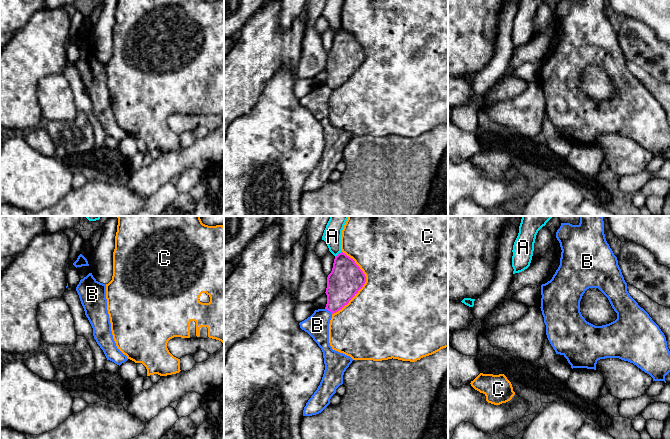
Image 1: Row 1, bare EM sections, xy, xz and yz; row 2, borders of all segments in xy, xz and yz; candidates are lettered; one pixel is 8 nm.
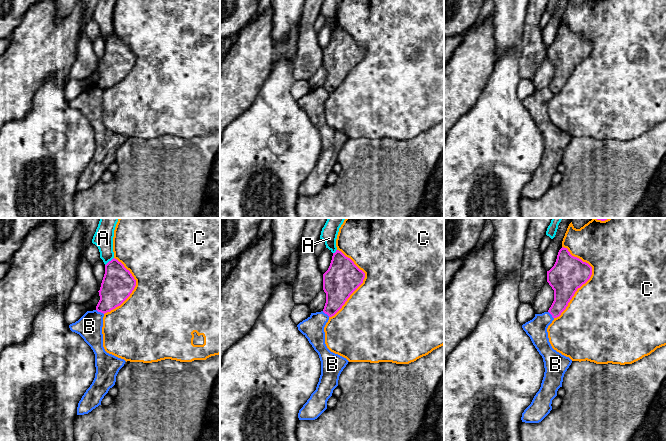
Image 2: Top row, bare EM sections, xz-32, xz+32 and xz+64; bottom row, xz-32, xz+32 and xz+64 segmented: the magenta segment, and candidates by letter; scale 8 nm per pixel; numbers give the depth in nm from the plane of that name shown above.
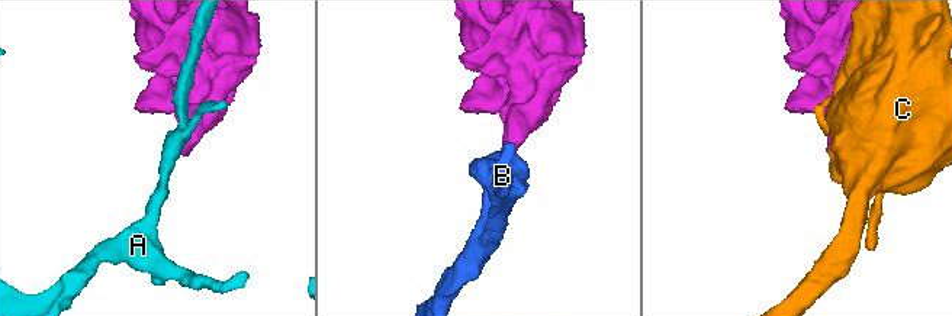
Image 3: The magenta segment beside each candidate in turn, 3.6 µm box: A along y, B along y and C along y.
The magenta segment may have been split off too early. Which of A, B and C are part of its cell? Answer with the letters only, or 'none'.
none

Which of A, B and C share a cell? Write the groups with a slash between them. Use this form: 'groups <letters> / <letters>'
groups A / B / C

